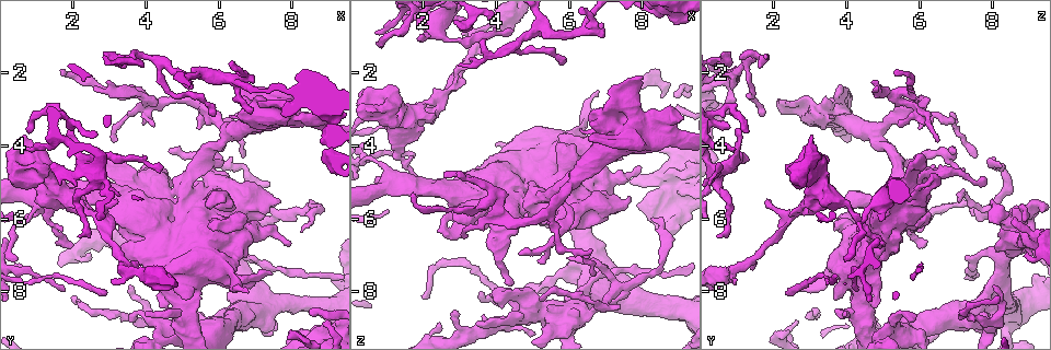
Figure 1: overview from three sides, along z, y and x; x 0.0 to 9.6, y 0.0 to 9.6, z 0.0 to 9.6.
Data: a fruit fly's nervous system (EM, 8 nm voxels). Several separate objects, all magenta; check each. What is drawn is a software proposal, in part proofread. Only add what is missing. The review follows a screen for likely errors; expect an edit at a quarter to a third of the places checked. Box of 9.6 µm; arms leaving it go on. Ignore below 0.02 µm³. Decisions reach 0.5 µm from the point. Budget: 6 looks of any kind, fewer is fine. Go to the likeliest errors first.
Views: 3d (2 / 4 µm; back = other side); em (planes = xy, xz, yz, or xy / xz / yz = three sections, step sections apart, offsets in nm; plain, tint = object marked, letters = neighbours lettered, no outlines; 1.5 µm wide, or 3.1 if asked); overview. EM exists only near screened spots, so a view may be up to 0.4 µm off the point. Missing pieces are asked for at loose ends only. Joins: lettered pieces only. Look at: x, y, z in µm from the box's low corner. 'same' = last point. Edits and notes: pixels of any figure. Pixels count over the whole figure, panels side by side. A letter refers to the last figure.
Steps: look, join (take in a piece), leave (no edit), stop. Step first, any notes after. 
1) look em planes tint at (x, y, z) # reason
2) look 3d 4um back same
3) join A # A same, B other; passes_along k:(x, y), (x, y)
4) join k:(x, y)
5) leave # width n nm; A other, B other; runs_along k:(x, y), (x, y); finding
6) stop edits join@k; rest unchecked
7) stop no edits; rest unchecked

look 3d 4um back at (3.05, 7.60, 1.00)

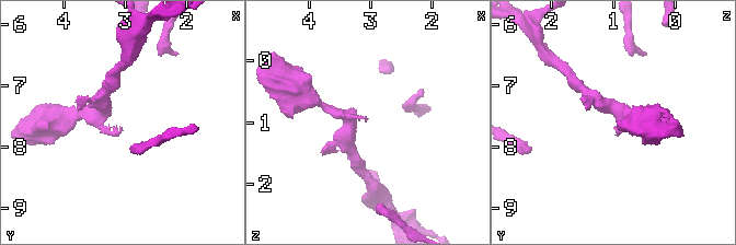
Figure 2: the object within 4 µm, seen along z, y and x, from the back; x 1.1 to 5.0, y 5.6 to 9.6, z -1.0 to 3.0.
look em xy step 8 letters at (3.10, 7.65, 0.95) # arm_widths 160, 200 nm

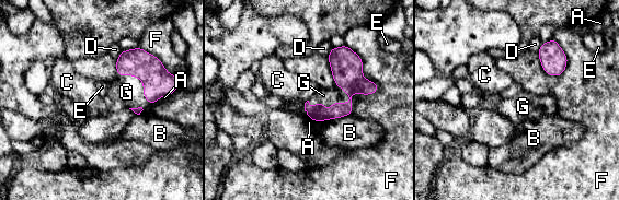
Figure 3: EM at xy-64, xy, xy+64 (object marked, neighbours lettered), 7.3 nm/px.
join 3:(323, 95) # A other, B other, C other, D other, E other, F other, G same; passes_along 3:(345, 81), (323, 107), (323, 95); it goes on there

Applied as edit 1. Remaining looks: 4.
look overview

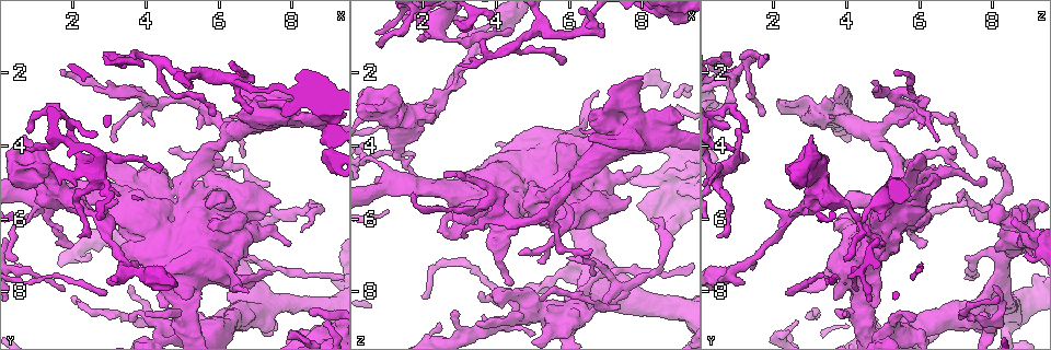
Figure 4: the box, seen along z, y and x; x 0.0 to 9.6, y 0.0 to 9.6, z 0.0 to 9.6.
look 3d 4um at (5.85, 3.20, 1.75) # thin end

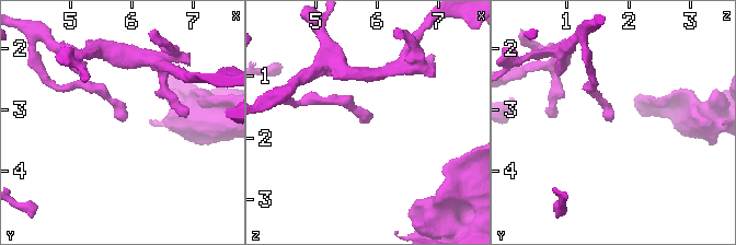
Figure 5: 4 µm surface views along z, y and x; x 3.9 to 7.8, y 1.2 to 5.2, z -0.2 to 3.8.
look em yz step 8 letters at (5.80, 3.20, 1.65) # shape alone is not enough

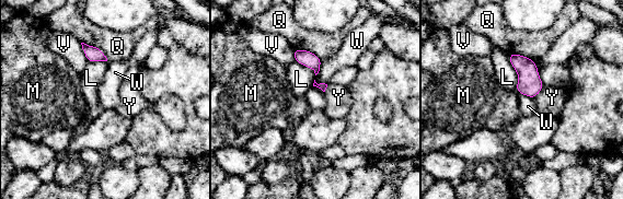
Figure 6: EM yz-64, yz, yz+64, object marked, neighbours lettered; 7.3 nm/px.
leave # longest_contact L 280 nm; L other, M other, Q other, V other, W other, Y other; border 6:(322, 60), (319, 72), (315, 75); none of them fits

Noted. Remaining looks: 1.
stop edits join@3; rest unchecked

